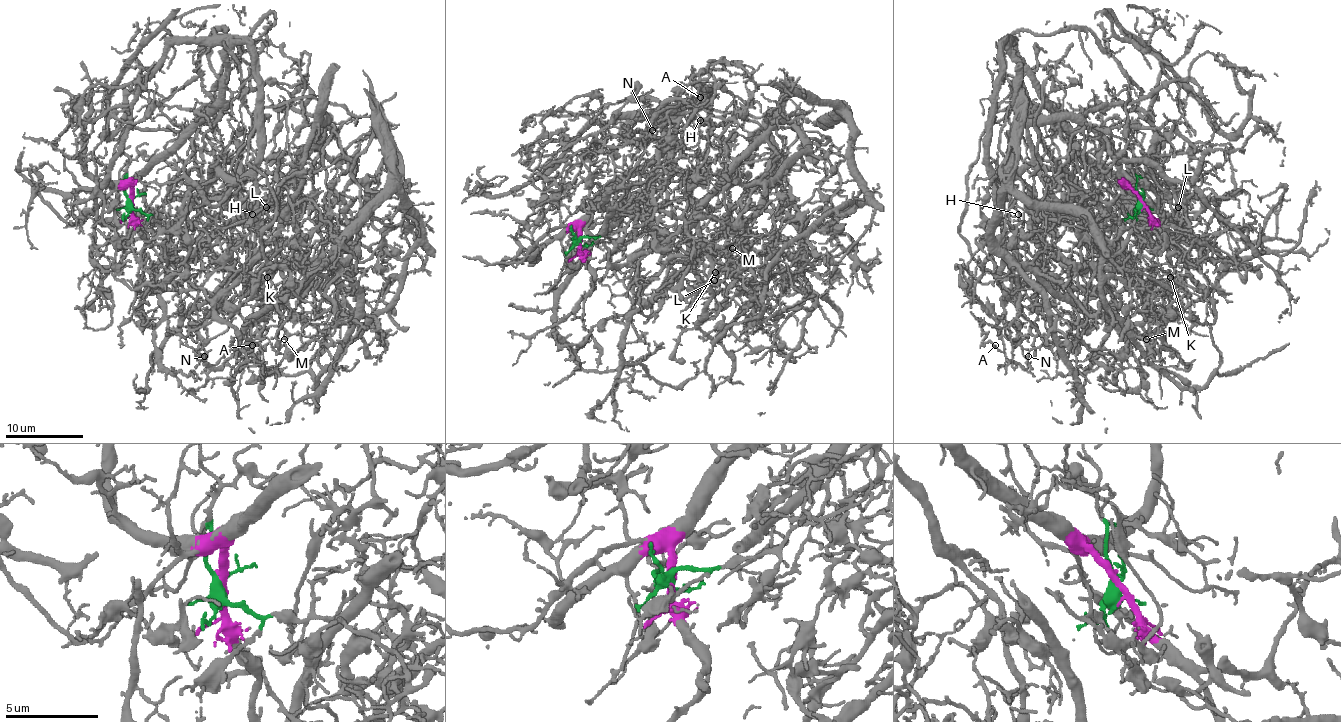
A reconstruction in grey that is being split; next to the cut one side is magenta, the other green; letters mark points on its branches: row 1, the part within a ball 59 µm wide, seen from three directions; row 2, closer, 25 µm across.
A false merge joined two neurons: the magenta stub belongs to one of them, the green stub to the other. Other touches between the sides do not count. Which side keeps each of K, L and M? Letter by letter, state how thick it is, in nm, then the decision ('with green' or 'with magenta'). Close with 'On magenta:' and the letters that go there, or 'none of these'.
K: 130 nm thick; with green
L: 190 nm thick; with green
M: 110 nm thick; with green
On magenta: none of these

